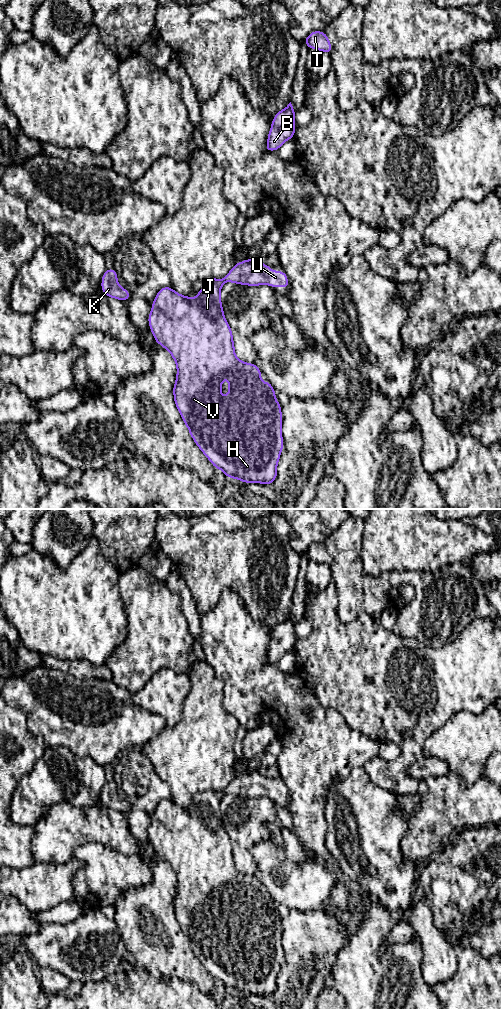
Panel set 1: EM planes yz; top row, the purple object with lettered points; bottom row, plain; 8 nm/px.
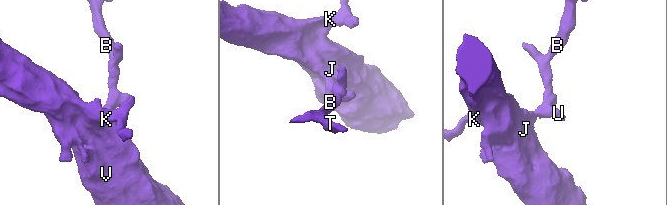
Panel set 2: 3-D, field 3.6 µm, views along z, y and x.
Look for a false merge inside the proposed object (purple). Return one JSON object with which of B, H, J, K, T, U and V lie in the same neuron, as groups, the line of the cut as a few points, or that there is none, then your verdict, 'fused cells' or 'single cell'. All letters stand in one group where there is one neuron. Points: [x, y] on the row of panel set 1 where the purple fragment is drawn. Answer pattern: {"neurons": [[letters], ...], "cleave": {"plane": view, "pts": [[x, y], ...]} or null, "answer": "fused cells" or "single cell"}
{"neurons": [["B", "H", "J", "K", "T", "U", "V"]], "cleave": null, "answer": "single cell"}

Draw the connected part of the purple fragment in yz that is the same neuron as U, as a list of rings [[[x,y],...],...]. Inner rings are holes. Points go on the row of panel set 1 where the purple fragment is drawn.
[[[246,258],[243,262],[236,263],[224,279],[205,279],[205,287],[197,292],[195,299],[175,292],[170,286],[159,289],[148,316],[149,327],[156,343],[168,350],[175,360],[177,375],[173,386],[174,402],[196,445],[227,478],[269,485],[276,480],[277,464],[284,446],[281,406],[270,382],[262,383],[262,372],[258,366],[242,362],[235,355],[233,334],[225,319],[220,297],[220,290],[225,282],[290,288],[284,271],[272,271],[270,266],[264,265],[258,258]],[[225,377],[229,379],[229,394],[222,397],[221,384]]]

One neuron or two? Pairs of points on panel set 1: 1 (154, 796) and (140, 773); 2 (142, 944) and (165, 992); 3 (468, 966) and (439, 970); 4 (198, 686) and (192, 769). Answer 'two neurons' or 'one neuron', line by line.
1: one neuron
2: two neurons
3: two neurons
4: one neuron

